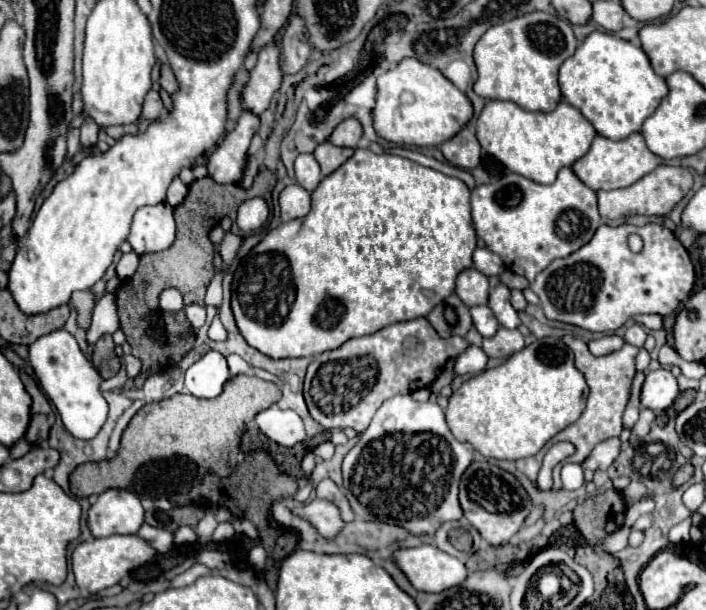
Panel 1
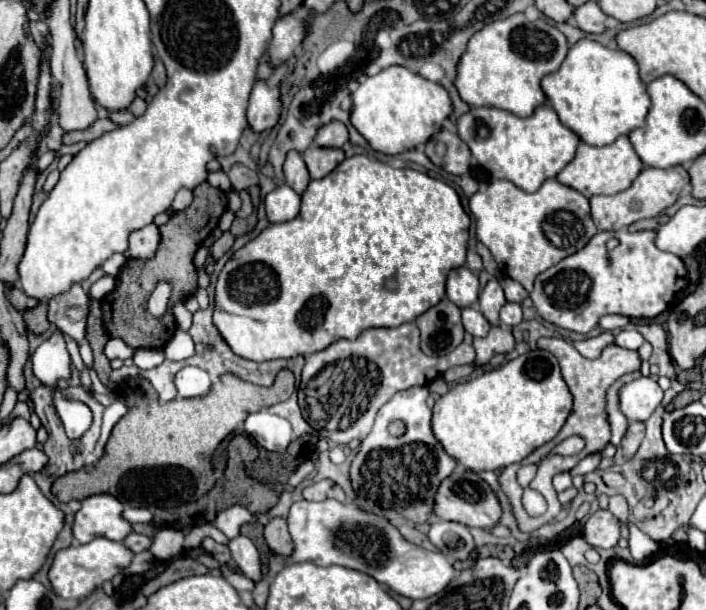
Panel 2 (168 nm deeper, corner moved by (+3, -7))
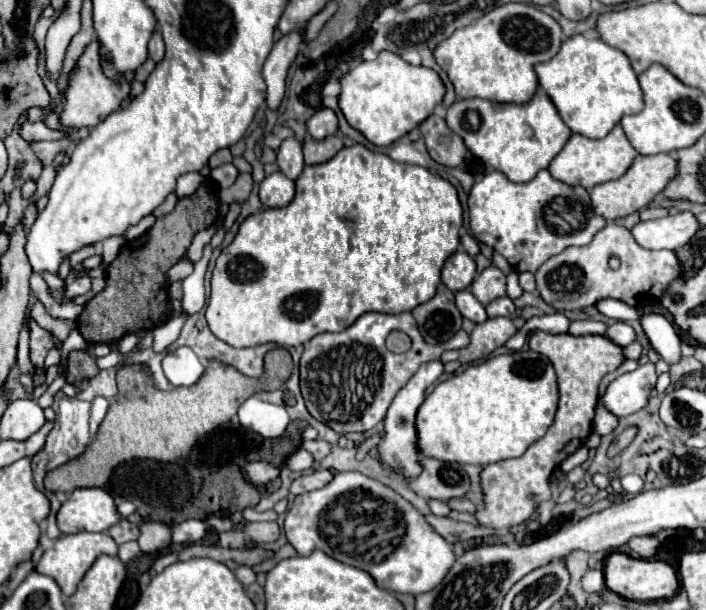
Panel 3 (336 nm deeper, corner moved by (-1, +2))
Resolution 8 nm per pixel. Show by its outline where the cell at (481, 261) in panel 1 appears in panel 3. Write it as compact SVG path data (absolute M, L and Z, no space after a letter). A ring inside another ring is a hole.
M462 235L460 237L460 247L470 255L470 257L476 257L480 253L480 247L478 247L478 241L470 235Z

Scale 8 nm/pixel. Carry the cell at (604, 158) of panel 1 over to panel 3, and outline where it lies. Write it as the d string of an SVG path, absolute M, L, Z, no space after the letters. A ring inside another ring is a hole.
M616 125L604 139L588 139L588 137L582 137L582 135L570 135L564 149L552 159L548 171L554 179L558 179L562 183L580 185L586 191L590 191L594 185L622 177L626 173L626 169L632 165L636 155L638 153L630 145L630 141L626 139L622 127Z

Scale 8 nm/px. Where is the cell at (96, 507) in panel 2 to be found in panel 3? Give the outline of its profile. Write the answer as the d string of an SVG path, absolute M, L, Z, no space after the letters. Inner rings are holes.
M100 487L74 489L56 513L56 525L62 533L108 531L118 521L114 499Z

